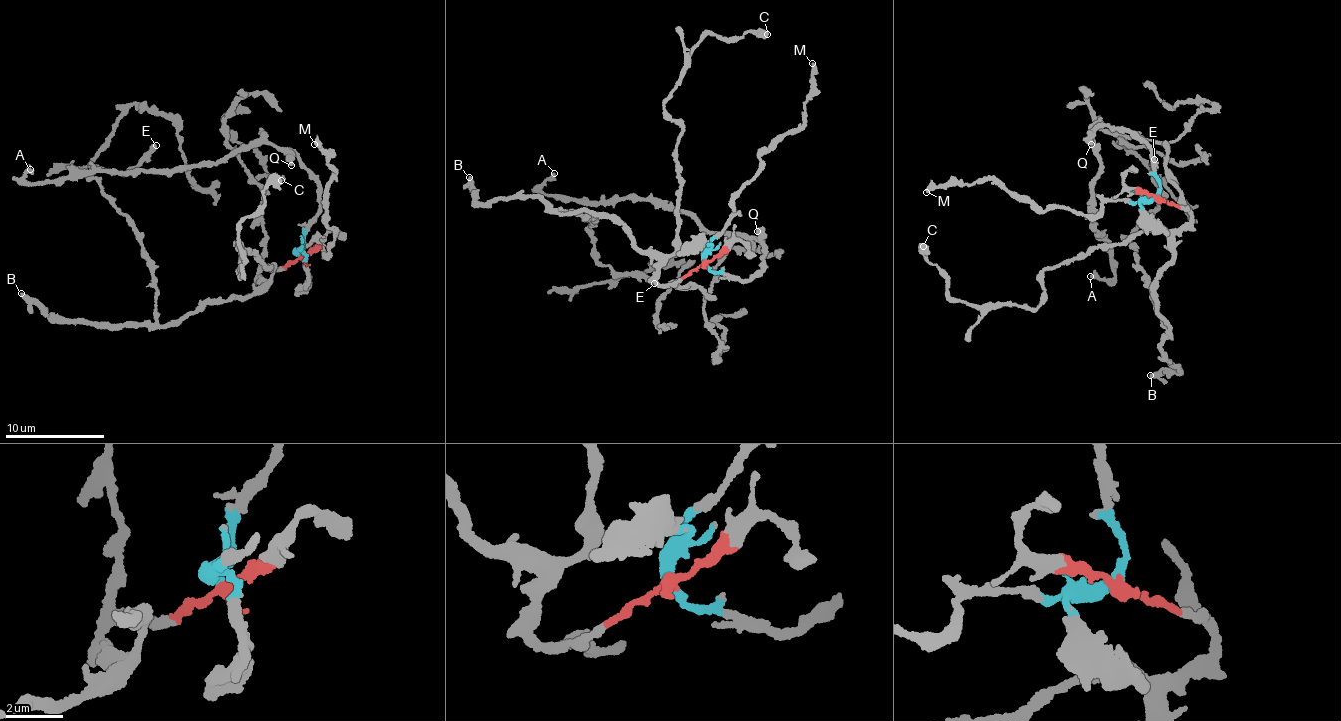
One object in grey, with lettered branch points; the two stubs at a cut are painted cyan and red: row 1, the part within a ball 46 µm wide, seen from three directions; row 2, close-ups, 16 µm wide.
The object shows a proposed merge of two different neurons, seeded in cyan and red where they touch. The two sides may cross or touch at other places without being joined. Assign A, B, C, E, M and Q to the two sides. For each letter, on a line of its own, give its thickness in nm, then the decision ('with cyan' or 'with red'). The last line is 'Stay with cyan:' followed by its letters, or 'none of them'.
A: 400 nm thick; with cyan
B: 360 nm thick; with red
C: 600 nm thick; with red
E: 440 nm thick; with red
M: 320 nm thick; with cyan
Q: 480 nm thick; with cyan
Stay with cyan: A, M, Q

